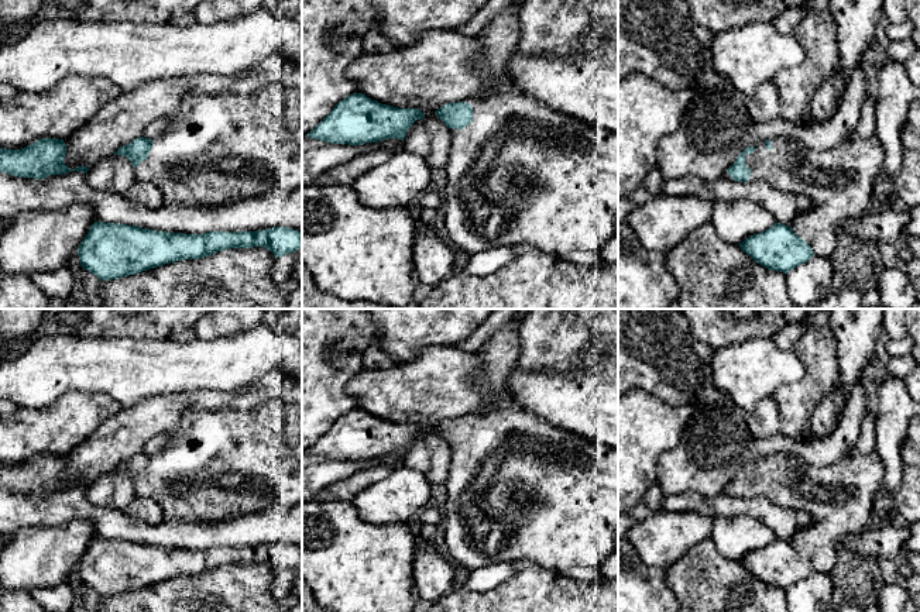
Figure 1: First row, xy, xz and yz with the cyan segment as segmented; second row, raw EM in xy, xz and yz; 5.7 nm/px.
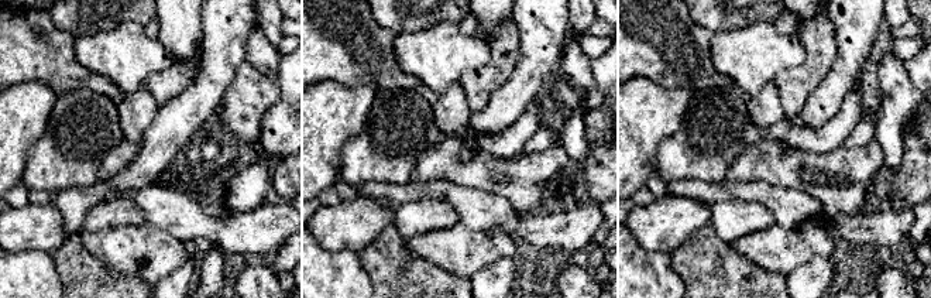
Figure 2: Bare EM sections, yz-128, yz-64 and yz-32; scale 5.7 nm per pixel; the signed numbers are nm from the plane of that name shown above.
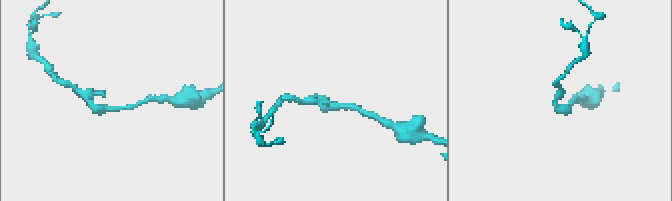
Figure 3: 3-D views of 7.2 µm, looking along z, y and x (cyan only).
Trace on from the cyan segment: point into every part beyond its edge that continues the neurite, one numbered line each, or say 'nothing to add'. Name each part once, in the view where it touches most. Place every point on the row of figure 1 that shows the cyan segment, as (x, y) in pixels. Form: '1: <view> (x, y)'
1: xz (519, 172)

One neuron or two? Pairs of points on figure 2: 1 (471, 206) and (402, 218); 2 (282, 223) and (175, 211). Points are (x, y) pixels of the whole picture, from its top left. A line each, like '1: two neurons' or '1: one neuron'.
1: two neurons
2: one neuron

